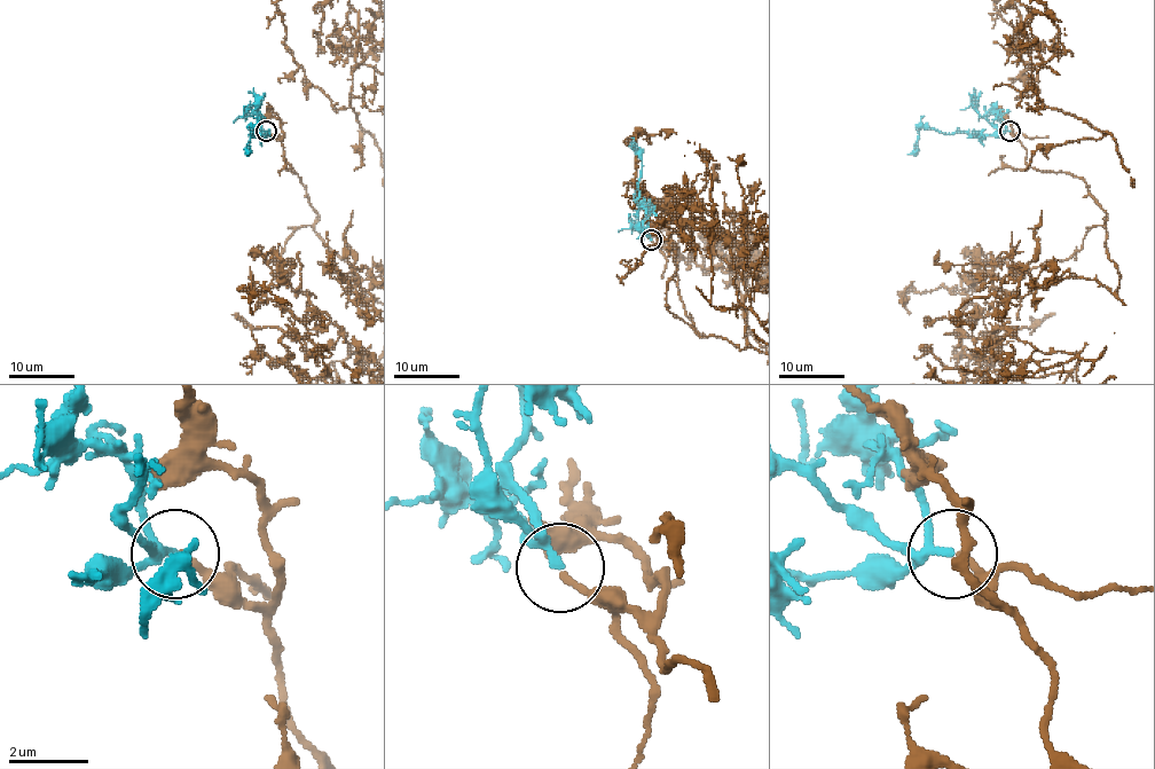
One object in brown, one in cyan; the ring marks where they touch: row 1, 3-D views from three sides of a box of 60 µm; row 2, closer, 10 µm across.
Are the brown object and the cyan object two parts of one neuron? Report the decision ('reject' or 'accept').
accept

